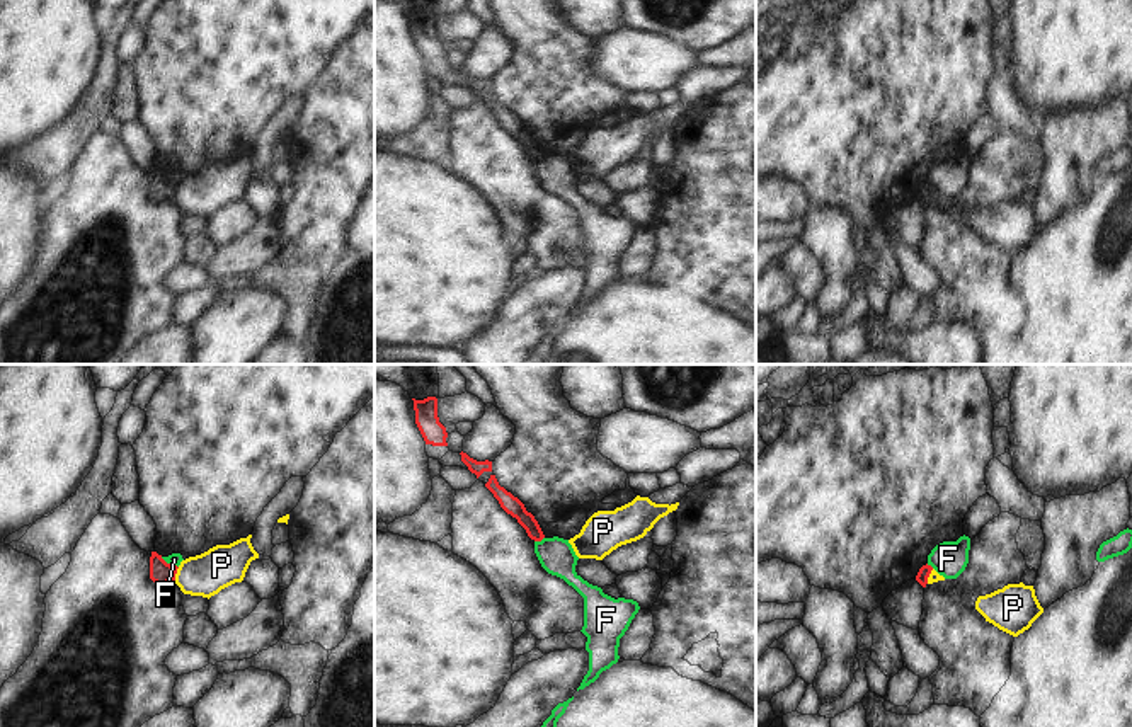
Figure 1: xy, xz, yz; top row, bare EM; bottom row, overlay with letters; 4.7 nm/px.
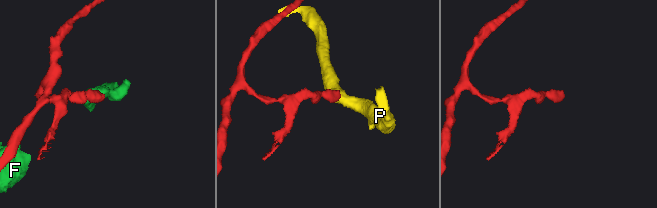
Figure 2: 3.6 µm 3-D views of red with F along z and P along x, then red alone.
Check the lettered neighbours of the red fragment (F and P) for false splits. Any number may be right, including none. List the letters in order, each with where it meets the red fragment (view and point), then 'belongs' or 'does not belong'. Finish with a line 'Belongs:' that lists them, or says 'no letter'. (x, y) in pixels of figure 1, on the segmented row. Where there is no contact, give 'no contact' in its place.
F: contact xy (169, 564); does not belong
P: contact xy (176, 572); does not belong
Belongs: no letter

